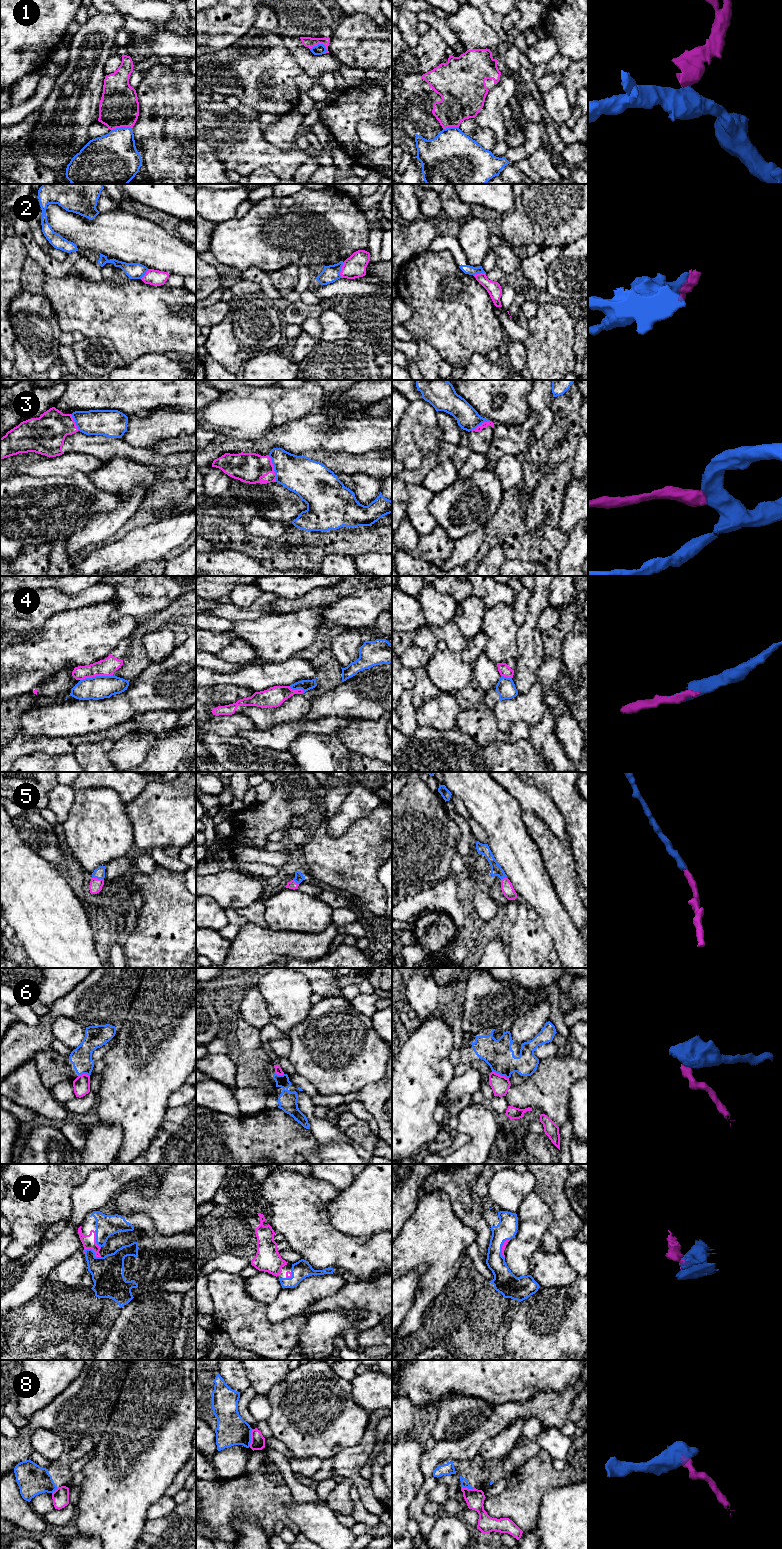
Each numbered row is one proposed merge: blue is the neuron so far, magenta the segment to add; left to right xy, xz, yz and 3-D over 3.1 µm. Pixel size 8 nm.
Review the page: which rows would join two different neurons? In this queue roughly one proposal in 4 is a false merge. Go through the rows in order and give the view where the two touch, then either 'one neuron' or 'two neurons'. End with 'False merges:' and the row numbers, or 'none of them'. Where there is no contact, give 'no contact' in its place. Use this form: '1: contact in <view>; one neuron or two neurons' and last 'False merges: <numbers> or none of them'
1: contact in xz; two neurons
2: contact in xz; two neurons
3: contact in xz; two neurons
4: contact in xy; two neurons
5: contact in xy; one neuron
6: contact in yz; two neurons
7: contact in xy; one neuron
8: contact in xz; two neurons
False merges: 1, 2, 3, 4, 6, 8

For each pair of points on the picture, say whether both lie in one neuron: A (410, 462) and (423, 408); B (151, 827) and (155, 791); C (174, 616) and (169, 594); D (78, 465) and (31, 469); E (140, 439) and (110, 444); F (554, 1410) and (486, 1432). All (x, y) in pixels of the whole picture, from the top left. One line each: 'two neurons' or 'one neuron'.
A: one neuron
B: one neuron
C: two neurons
D: one neuron
E: two neurons
F: one neuron

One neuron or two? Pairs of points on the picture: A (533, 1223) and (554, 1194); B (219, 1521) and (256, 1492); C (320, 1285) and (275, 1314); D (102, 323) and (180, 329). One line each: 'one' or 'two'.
A: two
B: one
C: one
D: one

